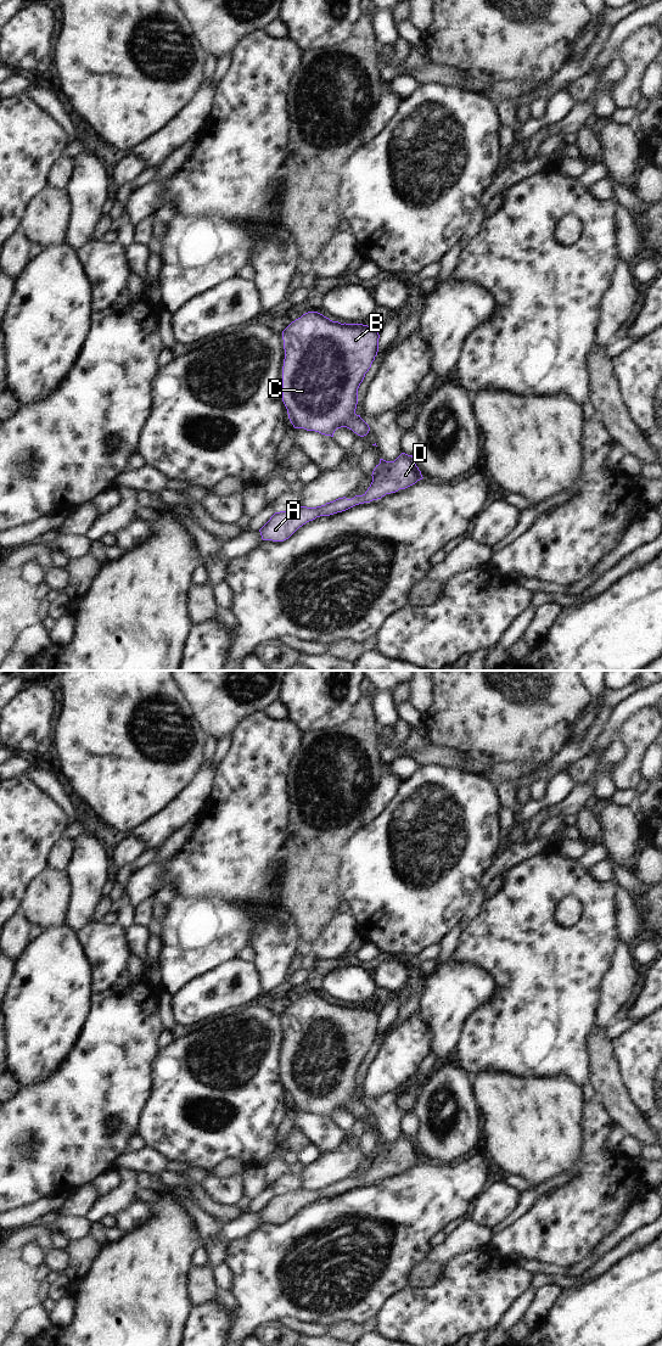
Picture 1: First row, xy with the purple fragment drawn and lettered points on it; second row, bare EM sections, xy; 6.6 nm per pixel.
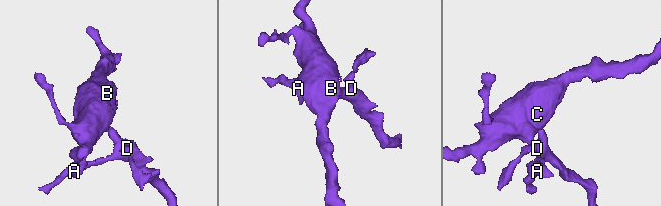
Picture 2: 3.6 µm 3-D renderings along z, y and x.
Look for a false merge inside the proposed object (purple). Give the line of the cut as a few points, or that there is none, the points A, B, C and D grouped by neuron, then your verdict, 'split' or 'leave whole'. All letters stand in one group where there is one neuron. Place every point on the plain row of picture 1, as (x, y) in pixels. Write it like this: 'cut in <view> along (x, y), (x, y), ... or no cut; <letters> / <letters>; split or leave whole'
no cut; A B C D; leave whole

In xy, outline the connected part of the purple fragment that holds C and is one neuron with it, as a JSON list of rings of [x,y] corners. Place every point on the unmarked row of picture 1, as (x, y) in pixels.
[[[308,993],[284,1013],[285,1041],[282,1048],[282,1083],[294,1110],[315,1112],[333,1118],[337,1110],[347,1109],[360,1118],[369,1115],[369,1106],[355,1095],[358,1070],[378,1033],[378,1013],[363,1005],[341,1005],[318,993]]]

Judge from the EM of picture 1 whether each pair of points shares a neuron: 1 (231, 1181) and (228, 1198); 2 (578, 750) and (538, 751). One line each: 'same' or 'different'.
1: same
2: different

